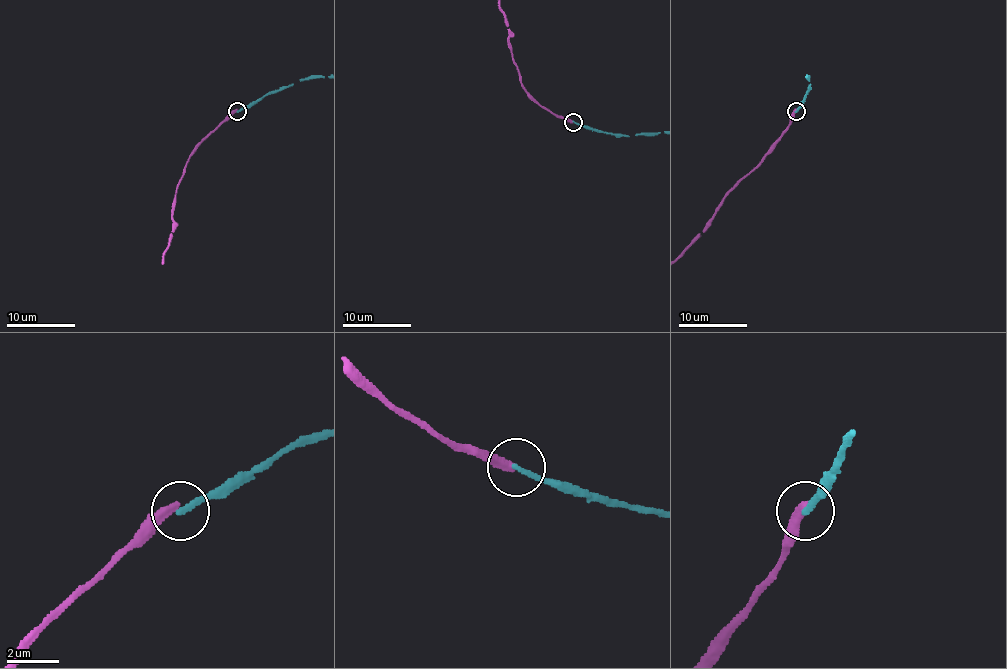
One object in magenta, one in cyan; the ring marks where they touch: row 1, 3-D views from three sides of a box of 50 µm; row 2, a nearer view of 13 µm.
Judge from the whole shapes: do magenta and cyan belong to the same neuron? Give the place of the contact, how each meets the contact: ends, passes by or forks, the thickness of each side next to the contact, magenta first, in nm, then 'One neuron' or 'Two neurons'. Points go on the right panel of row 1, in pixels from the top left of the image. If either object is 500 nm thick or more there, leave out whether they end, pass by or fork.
Place: (796, 111). At the ring magenta ends. At the ring cyan ends. Thickness 380 nm (magenta) against 200 nm. Two neurons

